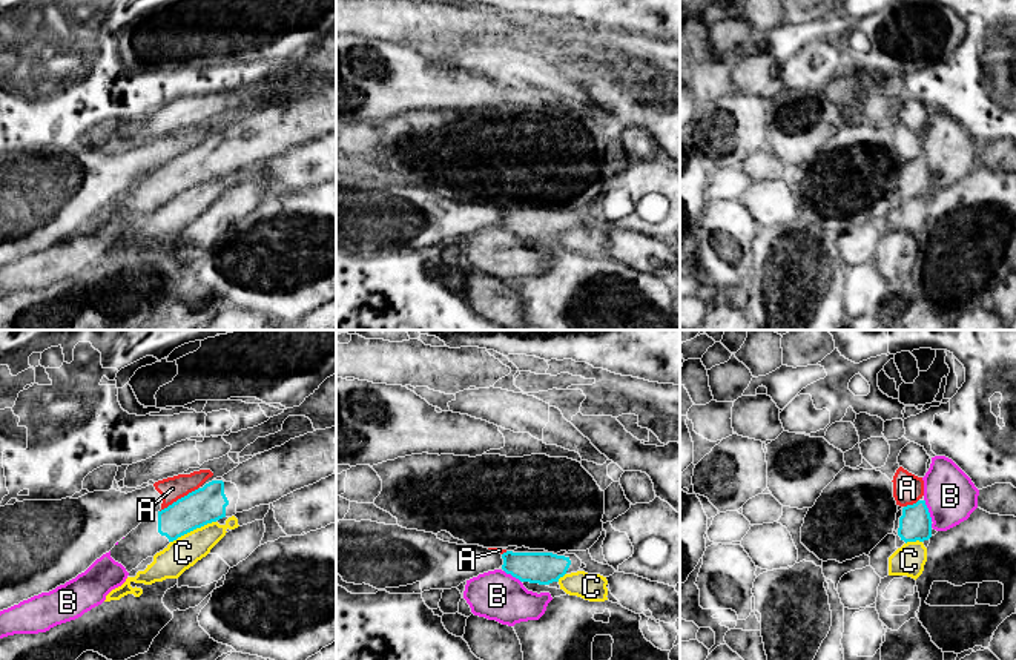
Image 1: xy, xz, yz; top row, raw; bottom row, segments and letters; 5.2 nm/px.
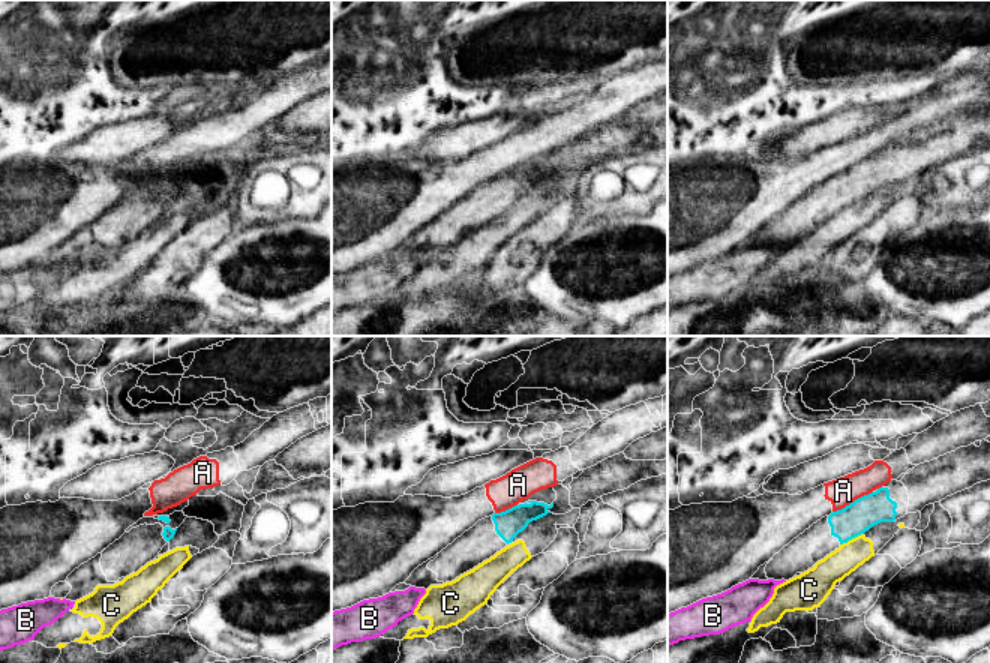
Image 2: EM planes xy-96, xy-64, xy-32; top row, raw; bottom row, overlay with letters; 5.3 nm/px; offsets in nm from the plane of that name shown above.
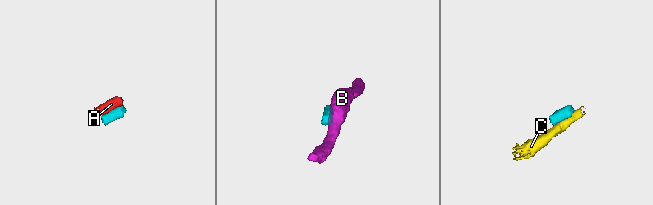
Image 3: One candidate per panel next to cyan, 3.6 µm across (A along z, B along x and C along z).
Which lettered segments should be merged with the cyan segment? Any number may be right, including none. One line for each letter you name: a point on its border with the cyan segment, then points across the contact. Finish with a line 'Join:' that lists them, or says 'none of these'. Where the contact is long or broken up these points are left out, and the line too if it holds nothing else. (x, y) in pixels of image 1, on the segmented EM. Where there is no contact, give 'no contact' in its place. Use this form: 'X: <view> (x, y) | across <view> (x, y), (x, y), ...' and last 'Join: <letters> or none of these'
Join: none of these

